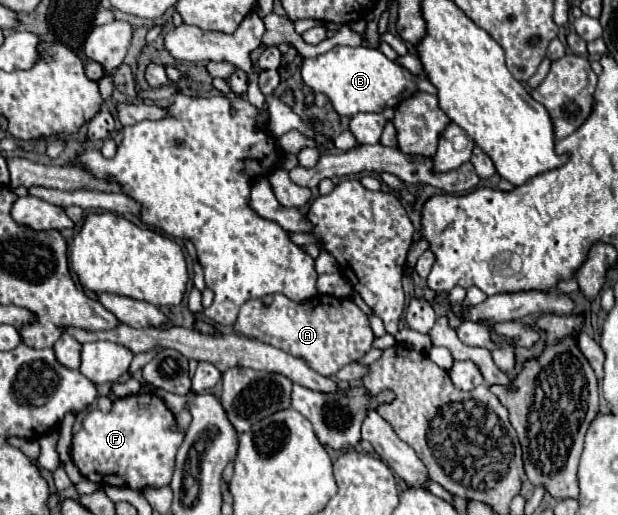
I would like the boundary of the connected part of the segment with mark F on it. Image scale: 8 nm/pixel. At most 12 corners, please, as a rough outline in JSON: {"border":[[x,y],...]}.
{"border":[[155,393],[91,409],[71,439],[101,487],[171,483],[185,433]]}

